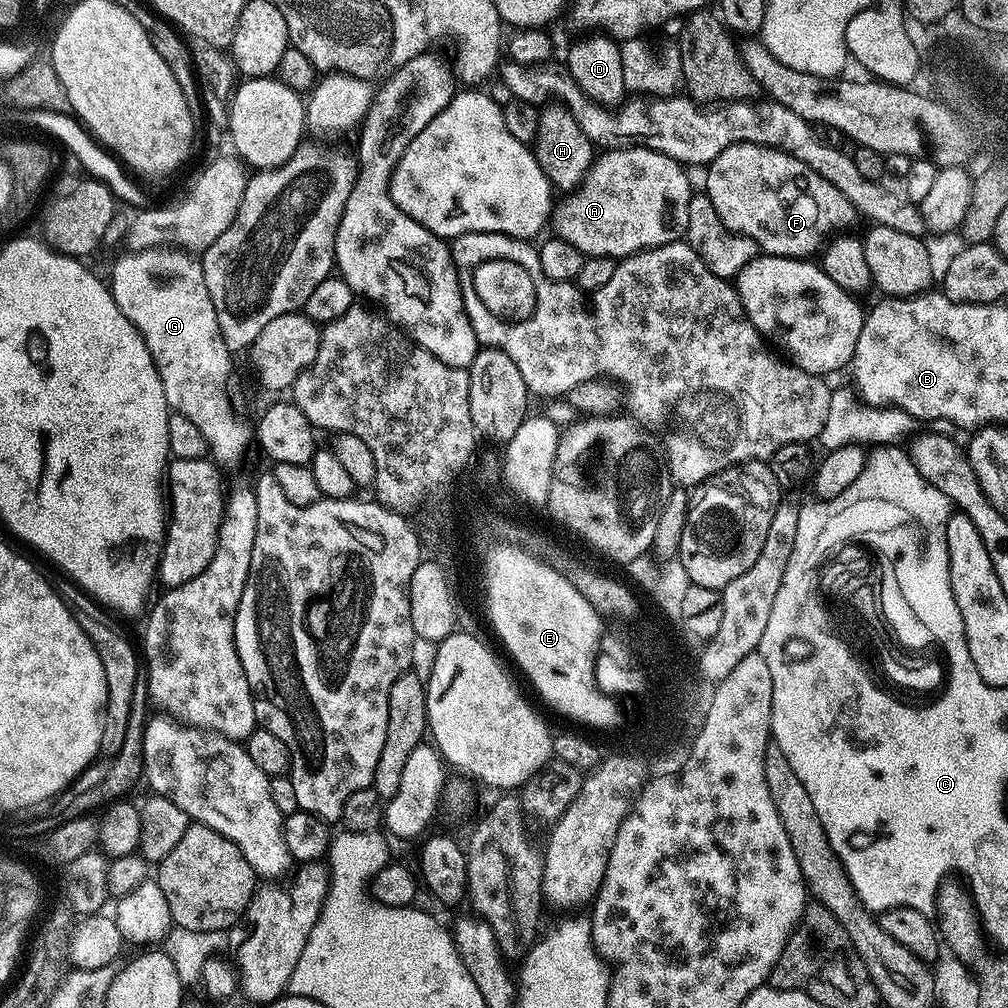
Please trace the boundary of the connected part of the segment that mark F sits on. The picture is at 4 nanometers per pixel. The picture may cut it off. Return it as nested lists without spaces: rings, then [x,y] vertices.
[[[735,144],[722,150],[722,154],[707,165],[706,172],[708,177],[704,180],[703,191],[710,202],[714,202],[718,218],[722,218],[731,232],[750,238],[761,253],[770,256],[811,257],[816,247],[819,249],[833,234],[847,229],[844,228],[847,224],[858,220],[855,206],[844,197],[842,190],[838,190],[838,186],[830,186],[830,182],[810,170],[806,162],[798,162],[798,158],[779,152],[777,148],[761,144]]]

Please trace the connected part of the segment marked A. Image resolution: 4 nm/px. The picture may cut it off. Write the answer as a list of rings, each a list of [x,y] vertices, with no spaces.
[[[614,148],[601,151],[592,161],[592,166],[578,190],[565,195],[561,204],[559,201],[554,212],[555,235],[570,242],[570,246],[578,246],[585,257],[623,258],[663,244],[683,241],[688,234],[690,198],[694,194],[694,188],[684,172],[687,172],[685,165],[649,148]]]

